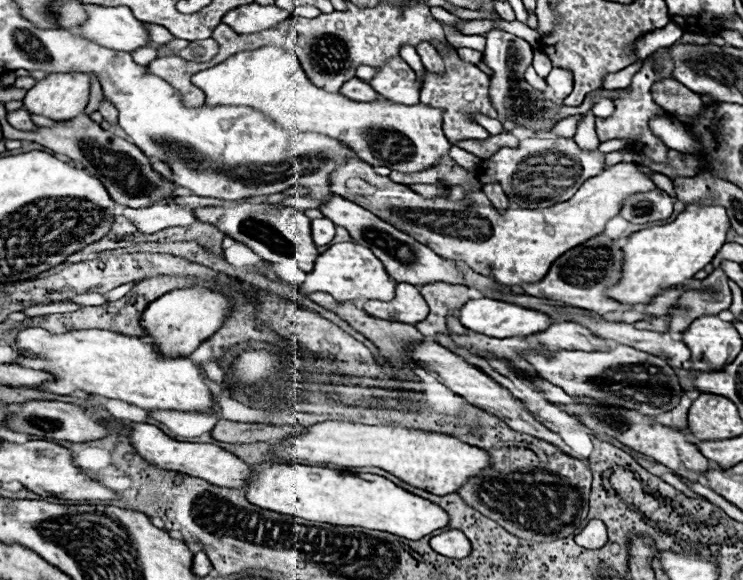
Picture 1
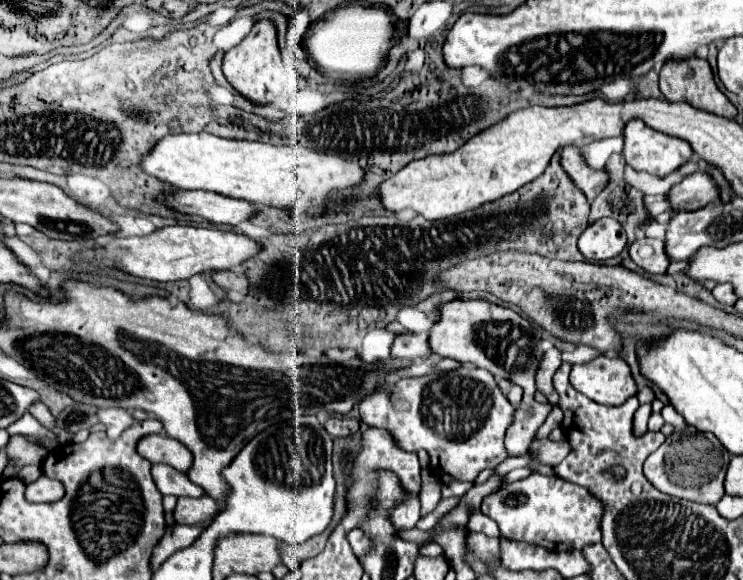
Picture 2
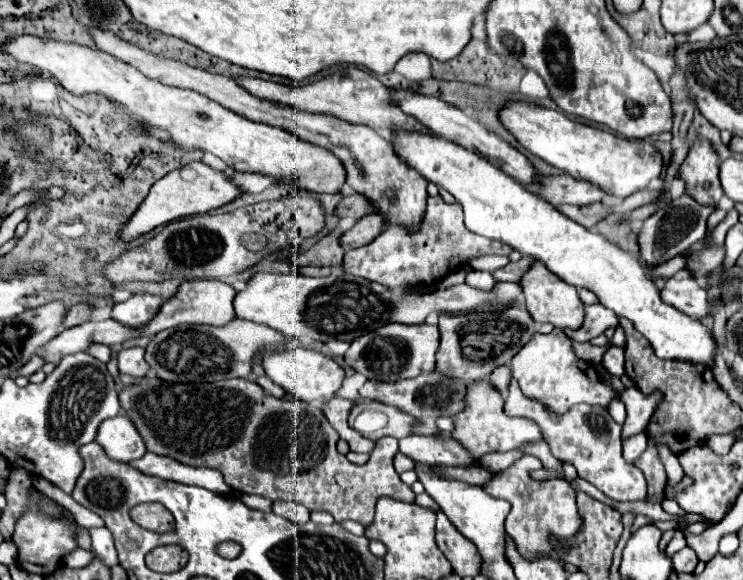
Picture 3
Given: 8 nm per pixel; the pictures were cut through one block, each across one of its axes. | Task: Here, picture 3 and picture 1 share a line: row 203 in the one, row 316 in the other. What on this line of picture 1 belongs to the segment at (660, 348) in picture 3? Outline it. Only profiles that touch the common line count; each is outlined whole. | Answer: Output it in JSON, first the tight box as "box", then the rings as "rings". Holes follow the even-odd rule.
{"box":[460,298,554,338],"rings":[[[472,298],[460,308],[460,322],[466,328],[492,338],[514,338],[540,332],[540,328],[548,328],[554,320],[542,312],[516,304],[492,298]]]}

